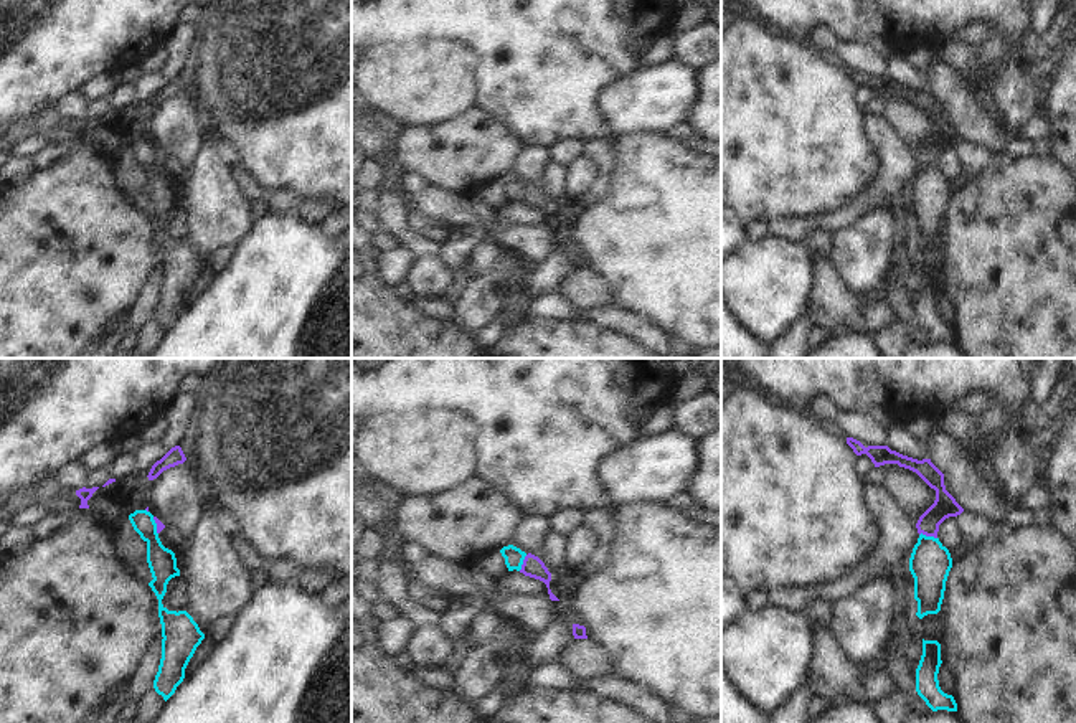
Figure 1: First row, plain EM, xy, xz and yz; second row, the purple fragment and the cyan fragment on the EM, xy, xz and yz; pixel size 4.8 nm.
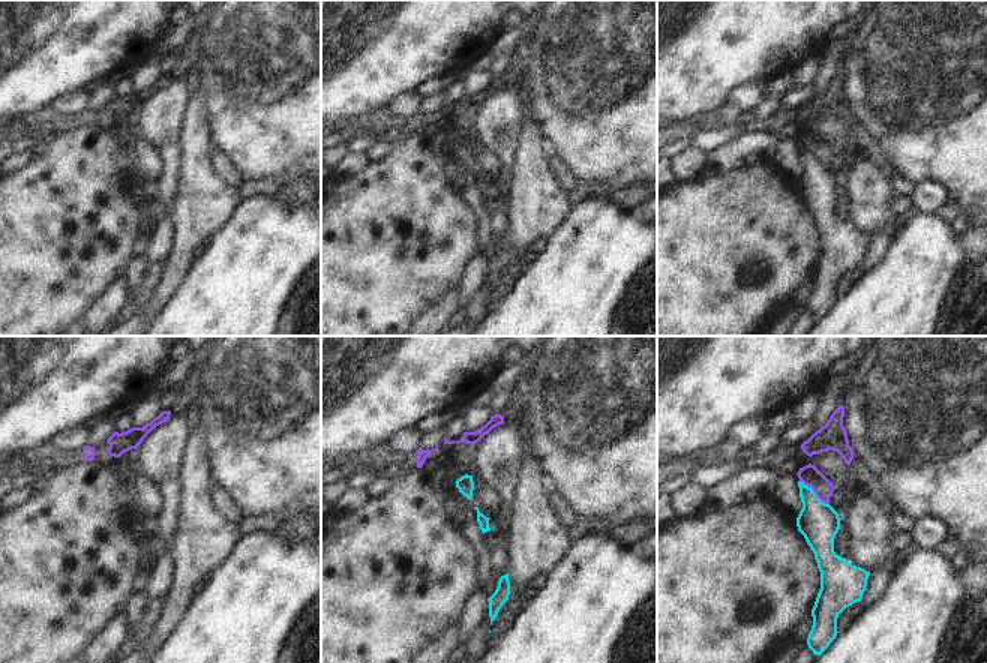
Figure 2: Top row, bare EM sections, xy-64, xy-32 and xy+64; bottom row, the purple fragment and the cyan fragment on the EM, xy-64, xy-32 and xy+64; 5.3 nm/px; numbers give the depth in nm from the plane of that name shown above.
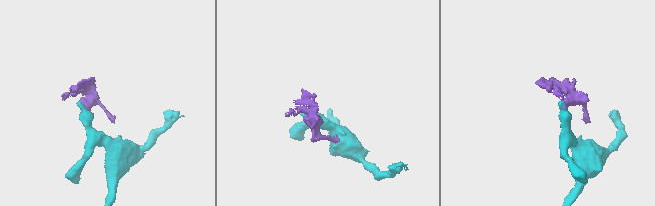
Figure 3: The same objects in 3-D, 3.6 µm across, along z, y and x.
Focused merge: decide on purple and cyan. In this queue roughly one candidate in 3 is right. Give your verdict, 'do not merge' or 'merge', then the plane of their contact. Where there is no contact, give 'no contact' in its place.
do not merge | yz

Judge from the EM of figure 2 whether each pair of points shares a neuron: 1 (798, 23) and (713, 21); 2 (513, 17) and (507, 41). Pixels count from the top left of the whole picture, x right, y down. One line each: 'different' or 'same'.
1: same
2: different

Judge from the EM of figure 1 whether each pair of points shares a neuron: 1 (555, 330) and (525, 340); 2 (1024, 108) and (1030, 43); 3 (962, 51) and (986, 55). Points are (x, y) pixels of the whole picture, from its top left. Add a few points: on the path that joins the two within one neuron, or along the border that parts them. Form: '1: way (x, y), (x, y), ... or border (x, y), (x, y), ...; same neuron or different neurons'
1: way (548, 337), (545, 340), (532, 340); same neuron
2: border (1035, 81), (1015, 66), (1010, 66), (991, 91); different neurons
3: way (967, 55), (981, 55); same neuron

